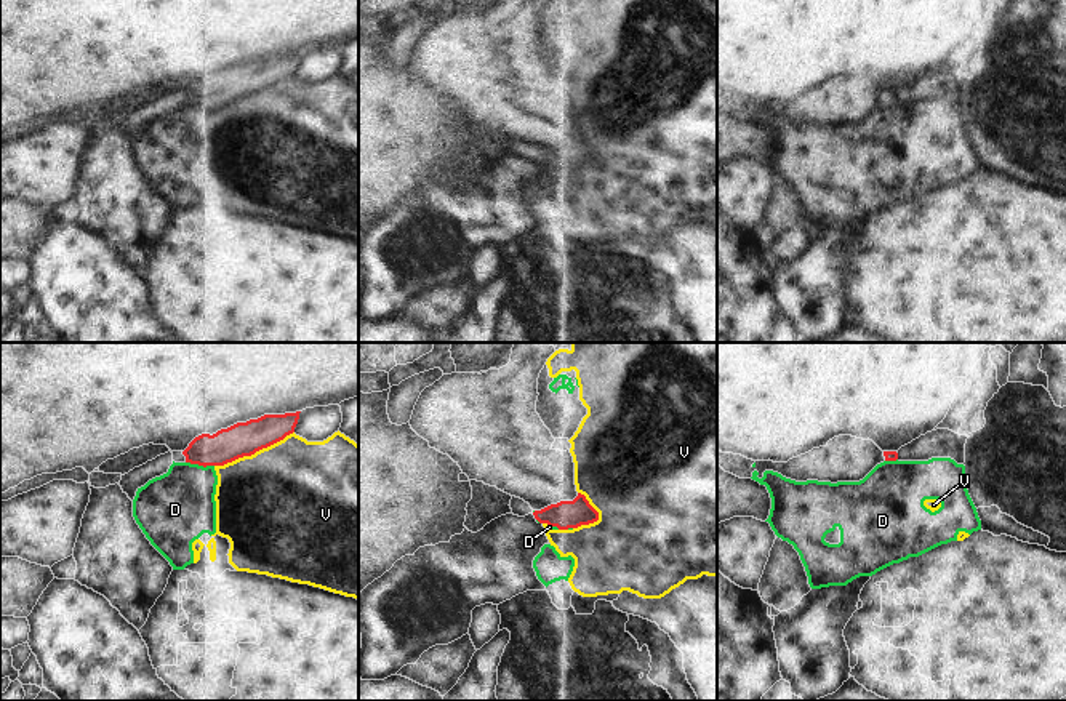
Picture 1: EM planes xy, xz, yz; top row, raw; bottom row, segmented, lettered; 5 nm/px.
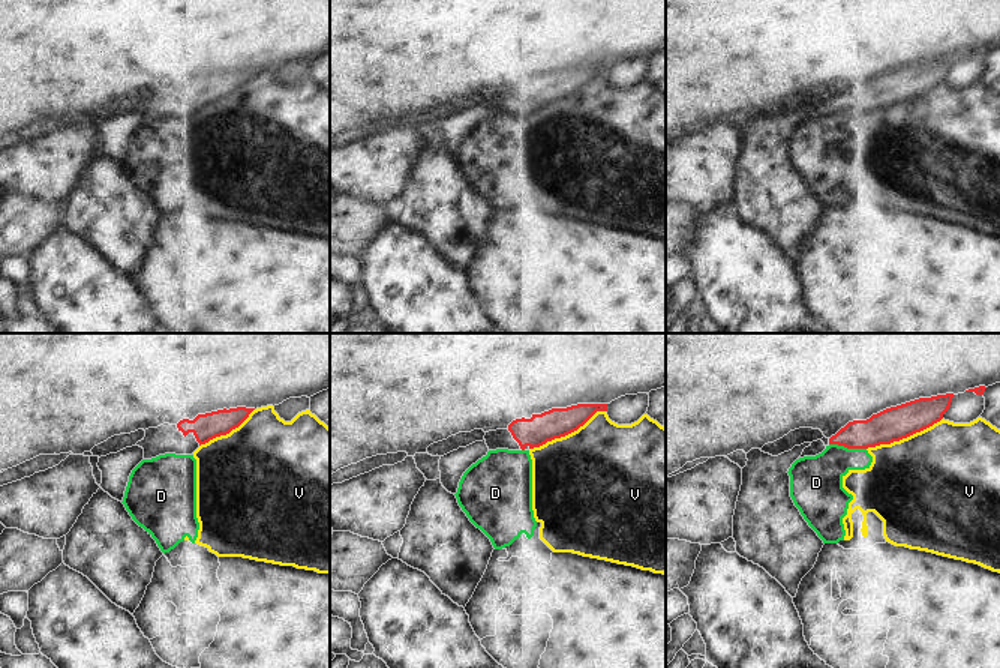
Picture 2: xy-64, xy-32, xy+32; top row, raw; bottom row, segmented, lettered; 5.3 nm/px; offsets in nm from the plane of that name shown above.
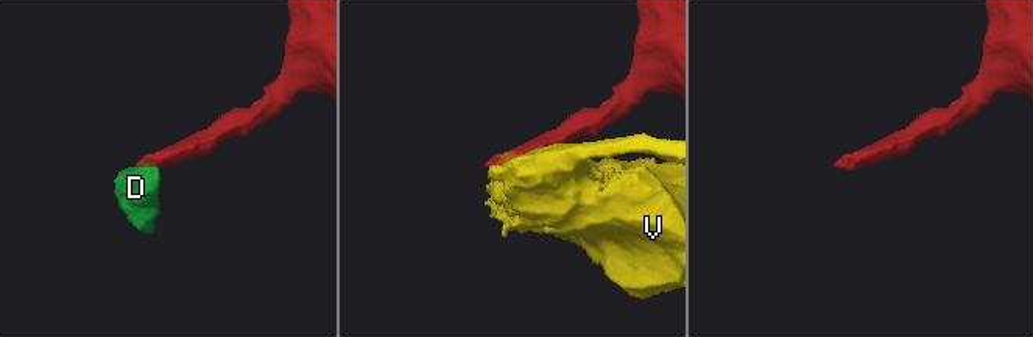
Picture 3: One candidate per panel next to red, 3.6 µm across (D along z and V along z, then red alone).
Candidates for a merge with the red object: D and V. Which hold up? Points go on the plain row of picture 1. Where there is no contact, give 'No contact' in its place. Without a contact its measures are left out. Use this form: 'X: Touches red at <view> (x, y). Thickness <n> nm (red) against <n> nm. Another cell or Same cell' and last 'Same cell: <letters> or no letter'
D: Touches red at xy (200, 106). Thickness 170 nm (red) against 360 nm. Another cell
V: Touches red at xy (253, 95). Thickness 180 nm (red) against 500 nm. Another cell
Same cell: no letter

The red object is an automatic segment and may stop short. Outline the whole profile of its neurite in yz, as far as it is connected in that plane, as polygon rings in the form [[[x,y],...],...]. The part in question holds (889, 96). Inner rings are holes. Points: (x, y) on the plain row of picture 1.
[[[839,77],[828,83],[826,88],[789,101],[787,104],[752,102],[741,96],[717,94],[717,107],[739,120],[751,120],[759,114],[773,112],[795,123],[860,123],[877,106],[896,102],[896,93],[882,93],[872,82],[863,82],[852,77]]]

